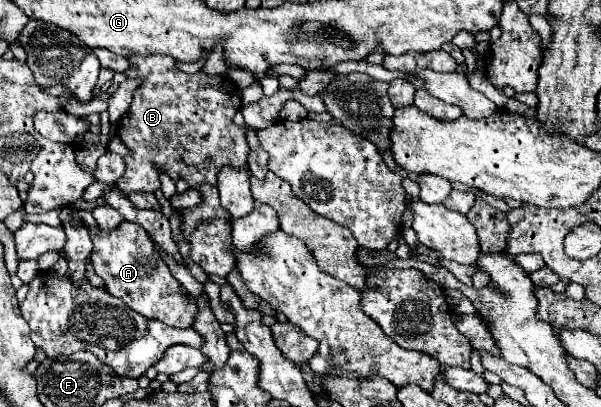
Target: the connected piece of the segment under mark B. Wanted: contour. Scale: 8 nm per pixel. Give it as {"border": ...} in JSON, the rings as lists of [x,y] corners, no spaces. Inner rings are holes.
{"border":[[[146,56],[146,58],[130,58],[134,68],[126,72],[128,78],[140,76],[142,86],[134,92],[132,106],[128,114],[122,116],[118,122],[118,136],[120,140],[132,150],[132,156],[126,156],[126,170],[124,176],[116,182],[116,186],[128,194],[128,192],[156,192],[158,186],[158,174],[160,170],[166,170],[172,180],[186,178],[192,188],[196,188],[202,182],[216,184],[216,174],[222,166],[246,166],[248,158],[248,142],[246,132],[252,130],[248,126],[236,126],[234,114],[242,108],[242,98],[238,90],[232,90],[232,82],[228,78],[208,78],[206,74],[184,74],[178,72],[172,62],[164,62],[168,56]],[[150,58],[160,58],[152,70],[150,70]]]}

